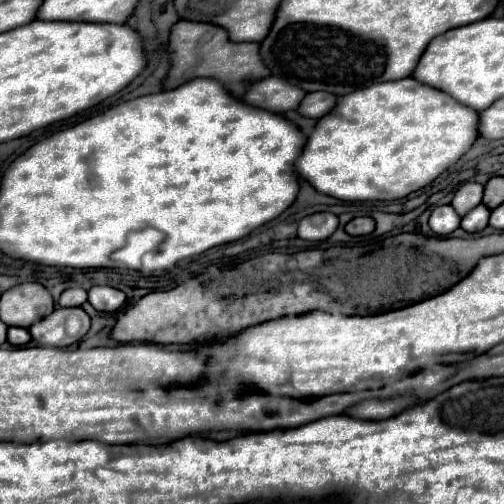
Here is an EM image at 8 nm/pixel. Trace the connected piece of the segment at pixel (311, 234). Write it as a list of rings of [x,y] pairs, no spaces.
[[[314,213],[306,215],[298,223],[298,237],[304,241],[324,241],[338,227],[338,217],[334,213]]]

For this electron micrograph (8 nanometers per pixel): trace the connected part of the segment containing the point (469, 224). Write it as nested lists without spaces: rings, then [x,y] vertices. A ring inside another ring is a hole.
[[[478,205],[474,207],[466,217],[462,217],[462,229],[468,231],[468,233],[476,233],[476,231],[482,231],[486,225],[488,225],[488,217],[490,217],[490,211],[488,207],[484,205]]]

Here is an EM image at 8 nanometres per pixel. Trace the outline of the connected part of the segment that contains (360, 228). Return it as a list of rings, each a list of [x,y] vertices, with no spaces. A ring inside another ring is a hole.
[[[356,217],[344,229],[346,229],[348,235],[354,235],[354,237],[370,235],[374,231],[374,219],[370,219],[370,217]]]

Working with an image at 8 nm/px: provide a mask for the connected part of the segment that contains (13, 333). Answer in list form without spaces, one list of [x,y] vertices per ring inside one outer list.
[[[10,327],[8,329],[8,341],[16,347],[22,347],[30,341],[30,333],[28,333],[28,329],[22,329],[22,327]]]

